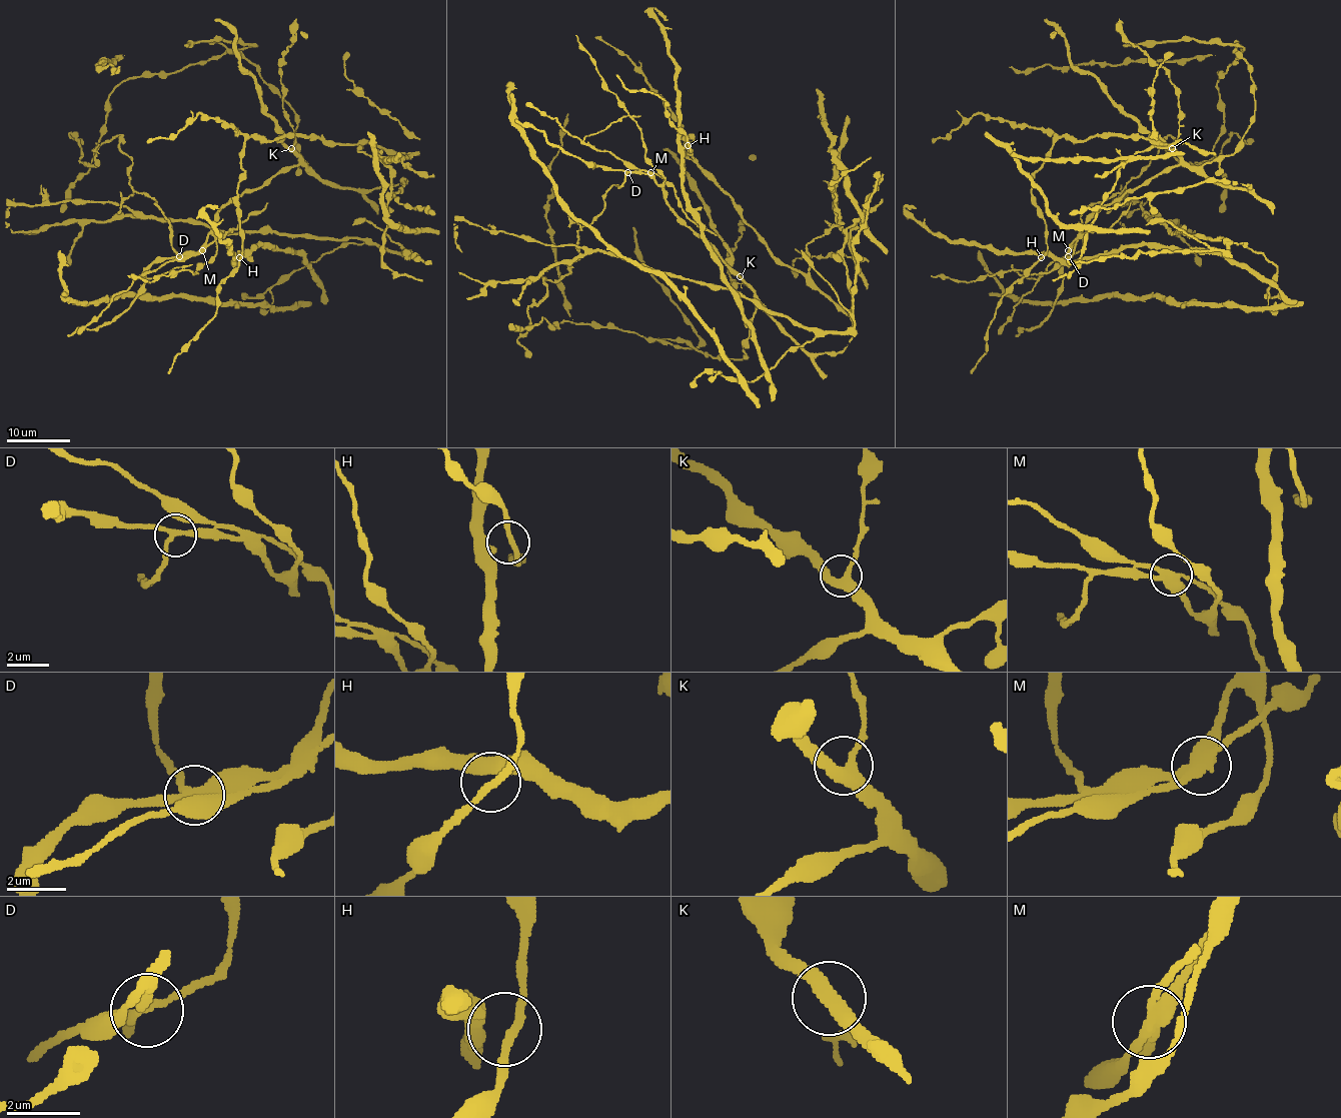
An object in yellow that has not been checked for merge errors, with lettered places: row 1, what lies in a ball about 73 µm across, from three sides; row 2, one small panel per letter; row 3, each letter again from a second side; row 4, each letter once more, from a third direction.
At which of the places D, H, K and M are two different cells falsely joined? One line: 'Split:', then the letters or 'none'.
Split: D, M

